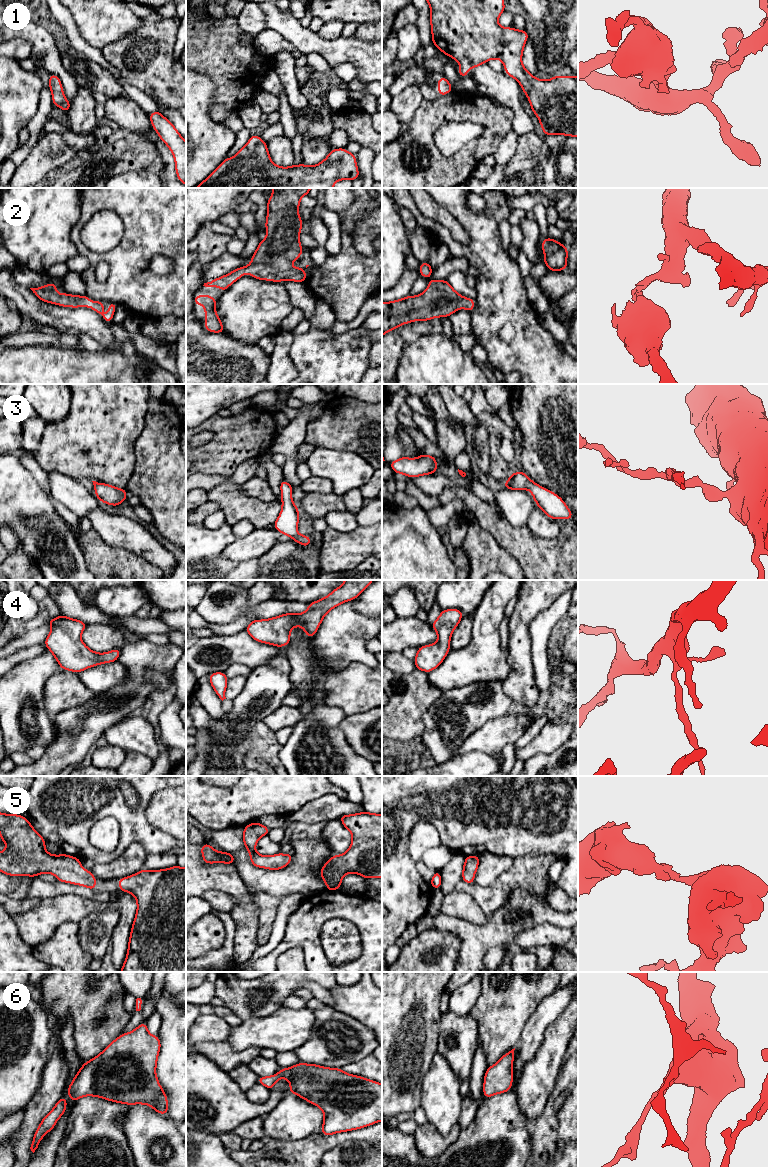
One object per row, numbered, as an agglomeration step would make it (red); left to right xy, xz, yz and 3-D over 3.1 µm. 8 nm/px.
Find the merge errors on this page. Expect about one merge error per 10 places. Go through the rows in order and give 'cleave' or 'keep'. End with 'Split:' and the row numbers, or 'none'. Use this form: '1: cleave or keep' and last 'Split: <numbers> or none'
1: keep
2: keep
3: keep
4: keep
5: keep
6: keep
Split: none

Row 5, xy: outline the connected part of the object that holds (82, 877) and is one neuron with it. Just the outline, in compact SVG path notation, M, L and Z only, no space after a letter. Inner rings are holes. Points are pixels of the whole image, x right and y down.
M0 813L0 838L6 843L6 850L0 852L0 872L9 876L30 877L51 873L57 881L96 890L96 877L80 865L81 859L67 854L49 854L45 849L46 841L24 816Z

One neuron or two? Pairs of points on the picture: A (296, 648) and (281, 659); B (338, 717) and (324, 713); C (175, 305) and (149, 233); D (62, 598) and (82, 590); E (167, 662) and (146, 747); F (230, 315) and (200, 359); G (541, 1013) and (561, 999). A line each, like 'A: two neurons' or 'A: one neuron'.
A: two neurons
B: one neuron
C: one neuron
D: two neurons
E: two neurons
F: two neurons
G: one neuron

